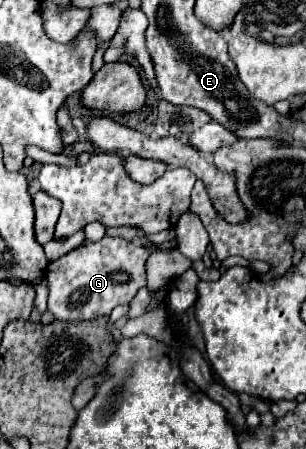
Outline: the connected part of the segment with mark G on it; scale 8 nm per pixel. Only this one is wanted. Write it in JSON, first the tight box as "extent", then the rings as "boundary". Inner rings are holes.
{"extent":[47,236,149,320],"boundary":[[[105,236],[99,242],[85,240],[81,246],[49,262],[47,282],[49,282],[49,312],[57,320],[93,320],[119,304],[129,304],[137,290],[147,284],[145,280],[145,260],[149,252],[145,246],[133,242]]]}

